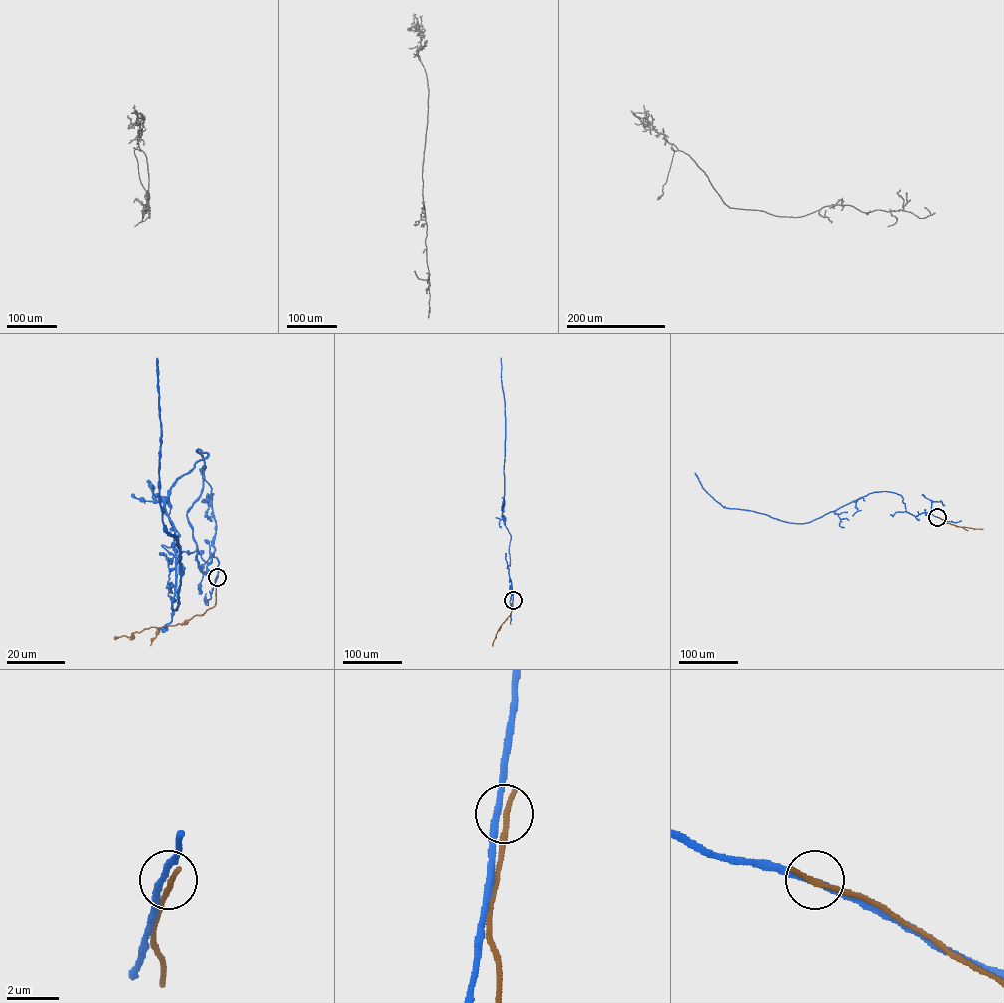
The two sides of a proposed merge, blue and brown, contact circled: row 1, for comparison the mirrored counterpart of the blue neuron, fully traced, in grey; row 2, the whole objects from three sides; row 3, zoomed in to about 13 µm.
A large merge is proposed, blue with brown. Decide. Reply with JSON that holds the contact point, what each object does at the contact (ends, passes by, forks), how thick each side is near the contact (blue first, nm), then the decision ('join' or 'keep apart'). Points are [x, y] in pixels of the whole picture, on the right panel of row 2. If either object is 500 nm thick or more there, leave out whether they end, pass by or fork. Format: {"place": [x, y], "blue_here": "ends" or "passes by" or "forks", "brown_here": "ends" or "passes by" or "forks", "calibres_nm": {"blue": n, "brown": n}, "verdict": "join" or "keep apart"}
{"place": [937, 517], "blue_here": "passes by", "brown_here": "ends", "calibres_nm": {"blue": 240, "brown": 280}, "verdict": "keep apart"}

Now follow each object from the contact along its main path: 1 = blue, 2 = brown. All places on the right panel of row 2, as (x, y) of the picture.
1: (937, 517), (913, 515), (900, 495), (882, 491), (809, 522), (786, 522), (724, 507), (695, 473)
2: (937, 517), (957, 526), (983, 529)

